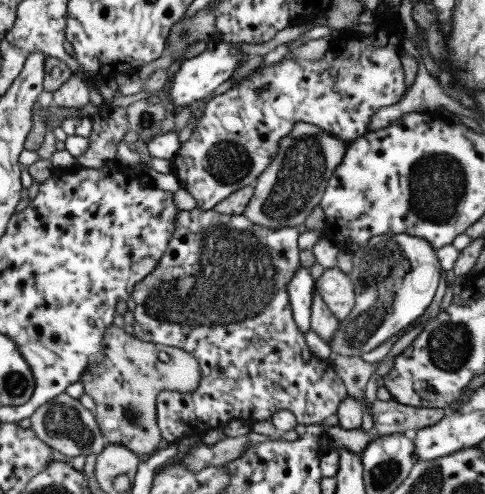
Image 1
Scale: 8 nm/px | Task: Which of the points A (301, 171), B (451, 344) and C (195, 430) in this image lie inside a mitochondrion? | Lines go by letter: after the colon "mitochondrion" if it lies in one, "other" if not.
A: mitochondrion
B: mitochondrion
C: other

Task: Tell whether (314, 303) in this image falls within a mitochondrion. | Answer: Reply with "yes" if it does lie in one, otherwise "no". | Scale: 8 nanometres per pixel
no

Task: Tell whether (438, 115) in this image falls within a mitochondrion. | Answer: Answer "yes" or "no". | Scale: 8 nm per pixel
no

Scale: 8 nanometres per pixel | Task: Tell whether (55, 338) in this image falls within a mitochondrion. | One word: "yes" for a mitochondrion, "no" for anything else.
no

